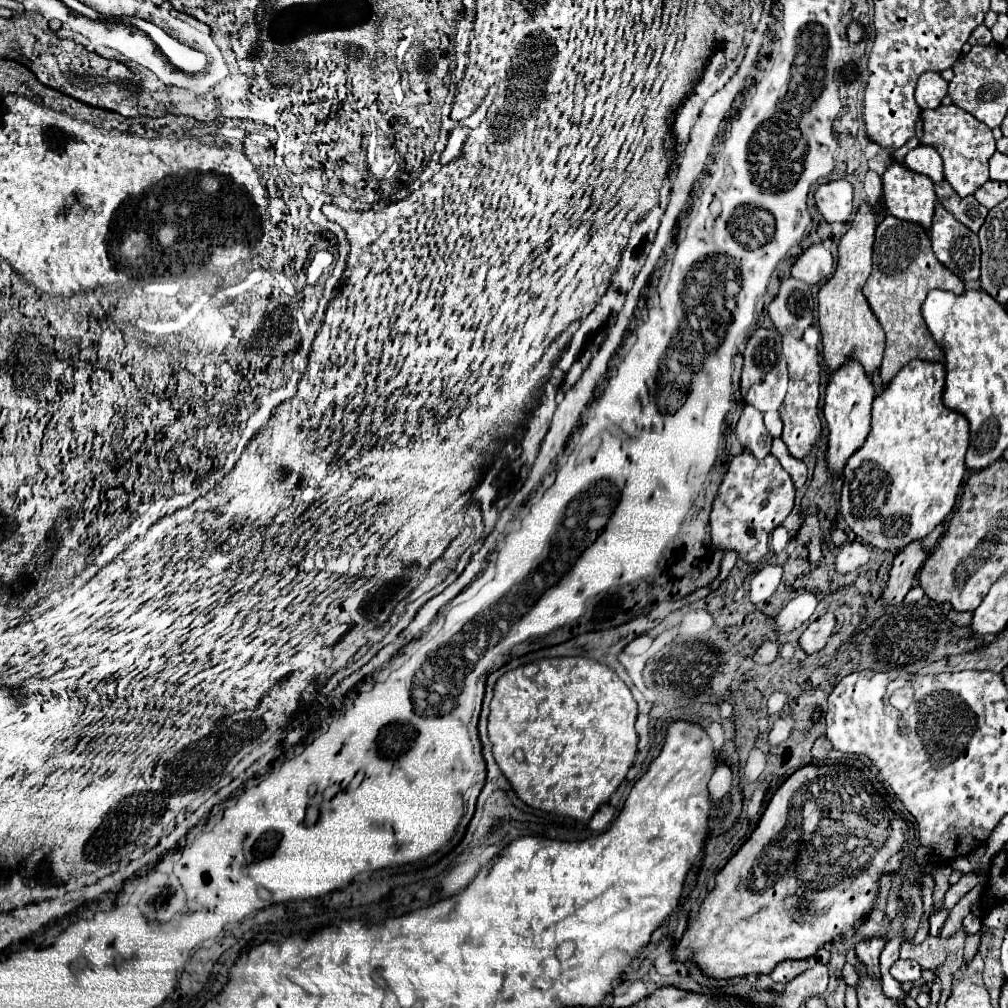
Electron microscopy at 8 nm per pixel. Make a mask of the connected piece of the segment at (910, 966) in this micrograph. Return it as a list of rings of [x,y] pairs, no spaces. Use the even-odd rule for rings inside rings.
[[[897,960],[891,966],[891,976],[899,982],[913,982],[921,978],[921,966],[915,960]]]

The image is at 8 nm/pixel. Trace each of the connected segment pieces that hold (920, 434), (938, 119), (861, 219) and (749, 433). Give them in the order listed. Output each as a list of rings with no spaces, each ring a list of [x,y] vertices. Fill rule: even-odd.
[[[911,360],[887,384],[873,402],[871,432],[863,446],[843,468],[841,516],[849,528],[867,544],[881,550],[903,550],[913,540],[921,540],[935,530],[953,510],[959,486],[965,478],[965,452],[969,448],[969,422],[959,412],[943,404],[945,366],[941,362]]]
[[[939,106],[937,110],[923,110],[923,138],[921,144],[933,146],[945,162],[945,180],[959,196],[973,194],[989,180],[987,162],[995,152],[995,138],[991,130],[959,106]]]
[[[861,202],[853,226],[839,242],[839,262],[835,274],[821,286],[817,306],[819,306],[819,328],[823,338],[823,356],[829,370],[837,370],[847,358],[855,358],[863,364],[867,374],[881,366],[881,358],[885,352],[885,332],[875,318],[865,294],[863,286],[871,274],[873,266],[873,242],[875,242],[877,218],[875,210]]]
[[[745,406],[739,422],[737,422],[737,440],[749,450],[755,458],[765,458],[771,450],[771,434],[763,424],[763,414],[751,406]]]

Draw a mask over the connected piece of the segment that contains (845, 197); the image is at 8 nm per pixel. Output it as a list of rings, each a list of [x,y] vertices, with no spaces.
[[[847,180],[821,184],[815,192],[815,200],[821,216],[829,224],[847,222],[853,212],[853,186]]]

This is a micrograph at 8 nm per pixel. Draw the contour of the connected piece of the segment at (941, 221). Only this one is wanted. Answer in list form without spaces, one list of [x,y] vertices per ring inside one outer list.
[[[937,202],[935,208],[931,242],[937,260],[945,264],[955,276],[961,280],[979,280],[979,236],[955,220],[955,216],[947,212],[941,202]]]

